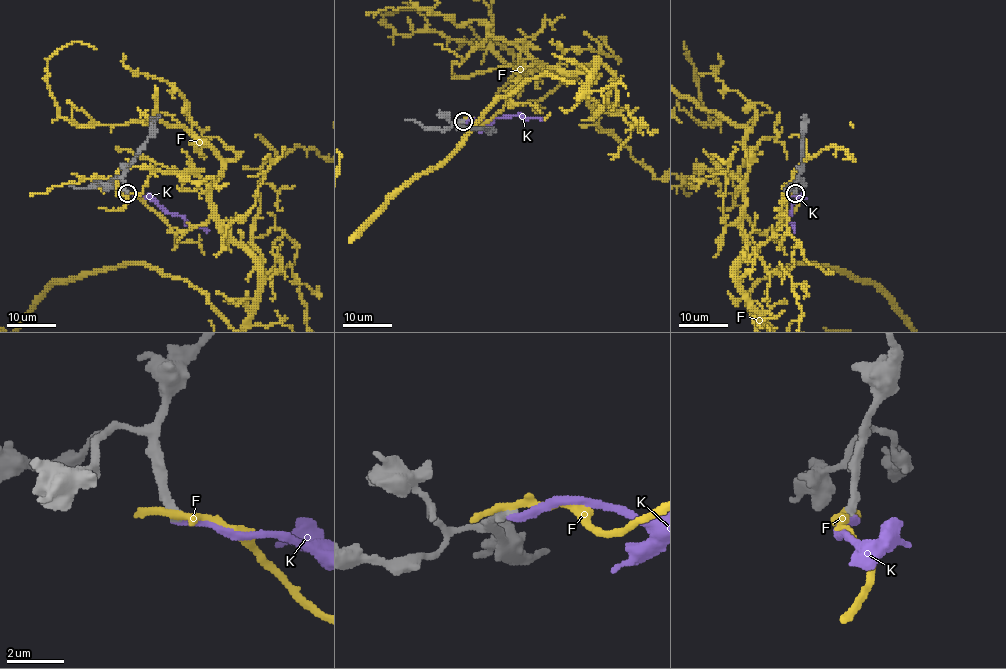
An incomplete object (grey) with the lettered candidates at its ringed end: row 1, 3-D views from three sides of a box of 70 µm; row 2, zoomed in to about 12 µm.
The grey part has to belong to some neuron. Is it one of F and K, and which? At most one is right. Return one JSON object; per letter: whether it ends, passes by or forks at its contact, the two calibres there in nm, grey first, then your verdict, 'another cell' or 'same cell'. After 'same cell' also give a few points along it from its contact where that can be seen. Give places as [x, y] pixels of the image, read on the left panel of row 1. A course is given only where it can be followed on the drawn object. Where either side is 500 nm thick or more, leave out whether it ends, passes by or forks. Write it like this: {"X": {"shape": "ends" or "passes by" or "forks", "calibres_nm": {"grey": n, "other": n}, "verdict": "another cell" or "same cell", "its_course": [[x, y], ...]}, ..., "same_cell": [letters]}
{"F": {"shape": "passes by", "calibres_nm": {"grey": 320, "other": 260}, "verdict": "another cell"}, "K": {"shape": "ends", "calibres_nm": {"grey": 320, "other": 300}, "verdict": "another cell"}, "same_cell": []}

